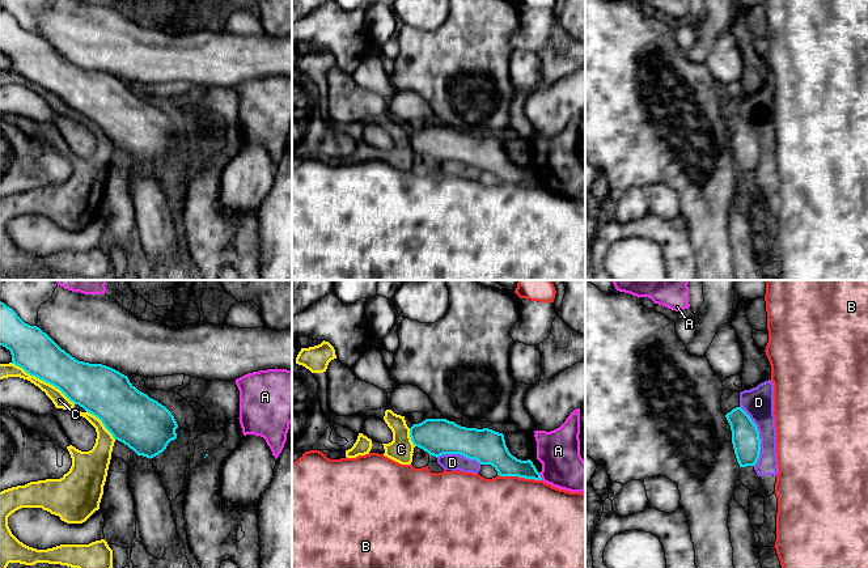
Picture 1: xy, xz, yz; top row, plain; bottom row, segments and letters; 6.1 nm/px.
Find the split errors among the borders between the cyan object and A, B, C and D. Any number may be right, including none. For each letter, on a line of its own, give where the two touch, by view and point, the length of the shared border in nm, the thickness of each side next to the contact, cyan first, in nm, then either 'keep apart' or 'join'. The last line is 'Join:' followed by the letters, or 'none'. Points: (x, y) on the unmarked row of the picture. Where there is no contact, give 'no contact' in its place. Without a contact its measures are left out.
A: xz (540, 183) | 50 nm | 140/260 nm | keep apart
B: xz (520, 183) | 280 nm | 190/500 nm | keep apart
C: xy (43, 87) | 480 nm | 260/90 nm | keep apart
D: yz (758, 143) | 380 nm | 180/190 nm | keep apart
Join: none

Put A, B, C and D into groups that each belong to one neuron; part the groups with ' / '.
A / B / C / D

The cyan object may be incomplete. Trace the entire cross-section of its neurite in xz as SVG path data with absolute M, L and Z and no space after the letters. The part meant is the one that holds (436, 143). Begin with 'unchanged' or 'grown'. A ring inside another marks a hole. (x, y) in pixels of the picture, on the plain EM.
unchanged | M425 126L410 135L410 144L415 153L436 165L443 161L461 161L480 171L491 171L500 183L542 187L530 166L513 164L504 141L488 135L466 135L446 126Z

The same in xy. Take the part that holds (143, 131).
unchanged | M1 8L0 52L10 58L12 71L59 96L71 109L98 124L115 147L127 152L137 162L153 165L177 145L178 131L172 119L139 98L127 82L102 71L76 67L39 34L25 30L12 14Z

